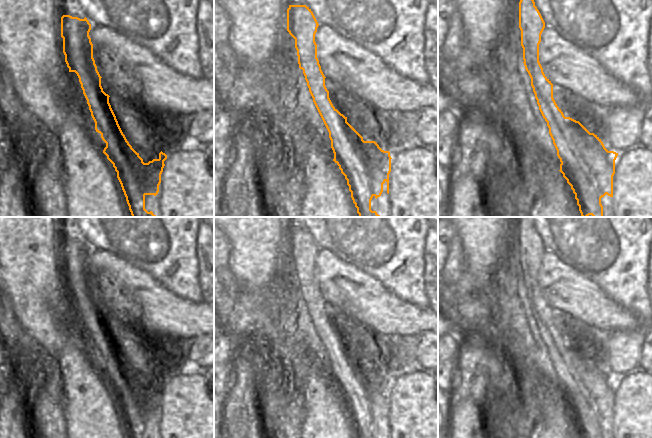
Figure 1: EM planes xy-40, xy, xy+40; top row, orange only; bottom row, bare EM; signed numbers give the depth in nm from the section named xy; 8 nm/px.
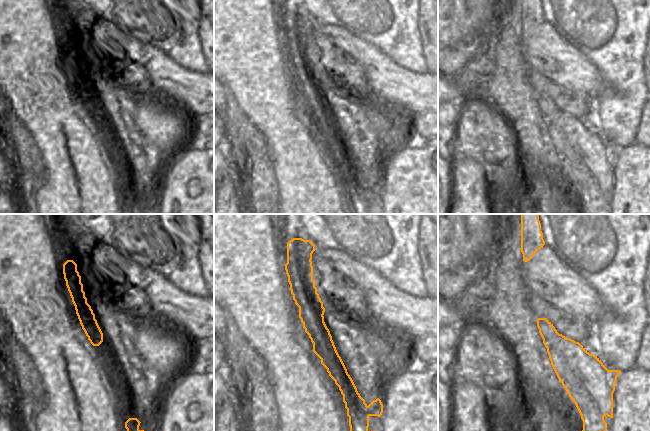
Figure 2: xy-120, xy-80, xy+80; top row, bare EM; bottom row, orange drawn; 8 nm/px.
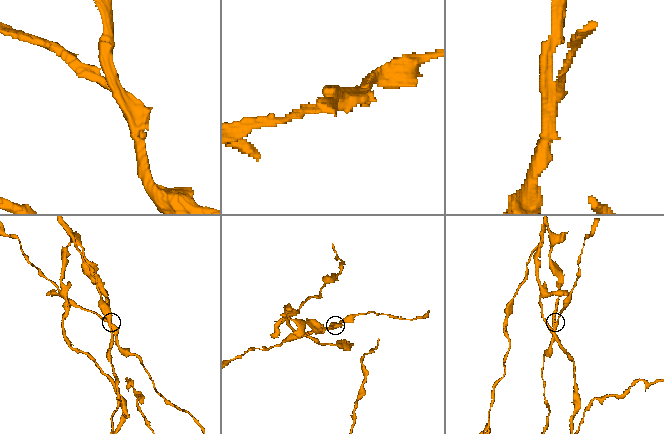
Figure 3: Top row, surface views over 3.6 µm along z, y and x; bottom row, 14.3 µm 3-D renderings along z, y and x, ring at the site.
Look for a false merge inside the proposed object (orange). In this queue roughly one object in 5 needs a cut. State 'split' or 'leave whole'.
split

